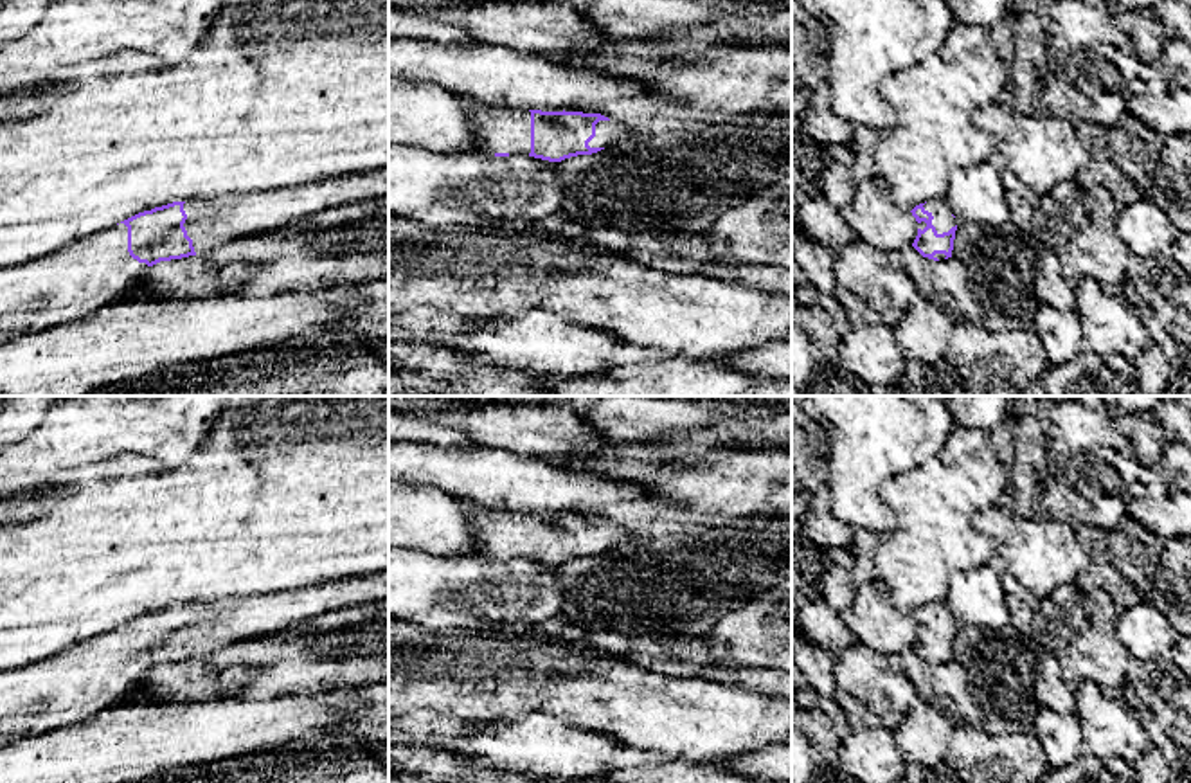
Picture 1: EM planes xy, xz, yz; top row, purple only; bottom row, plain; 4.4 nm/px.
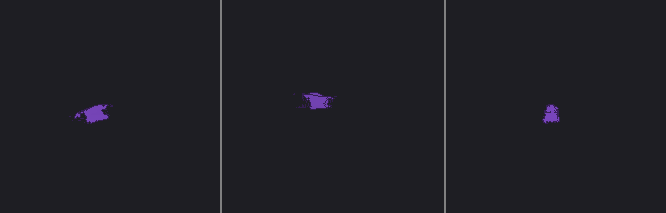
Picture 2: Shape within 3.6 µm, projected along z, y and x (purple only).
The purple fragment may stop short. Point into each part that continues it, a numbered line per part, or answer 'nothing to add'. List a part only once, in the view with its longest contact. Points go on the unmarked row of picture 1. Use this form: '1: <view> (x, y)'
1: xy (71, 686)
2: yz (943, 623)

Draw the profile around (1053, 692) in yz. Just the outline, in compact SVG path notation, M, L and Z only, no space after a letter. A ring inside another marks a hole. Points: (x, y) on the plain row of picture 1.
M1045 650L1038 655L1034 693L1042 707L1056 713L1076 713L1074 688L1061 677L1058 659Z

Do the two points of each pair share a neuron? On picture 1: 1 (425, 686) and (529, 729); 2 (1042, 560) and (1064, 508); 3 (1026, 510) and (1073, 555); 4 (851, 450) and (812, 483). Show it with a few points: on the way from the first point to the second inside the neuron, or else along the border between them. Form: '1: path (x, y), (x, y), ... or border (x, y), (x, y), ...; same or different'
1: border (549, 715), (528, 713), (483, 724); different
2: border (1051, 517), (1067, 524); different
3: border (1008, 510), (1031, 519); different
4: border (830, 432), (824, 494); different

